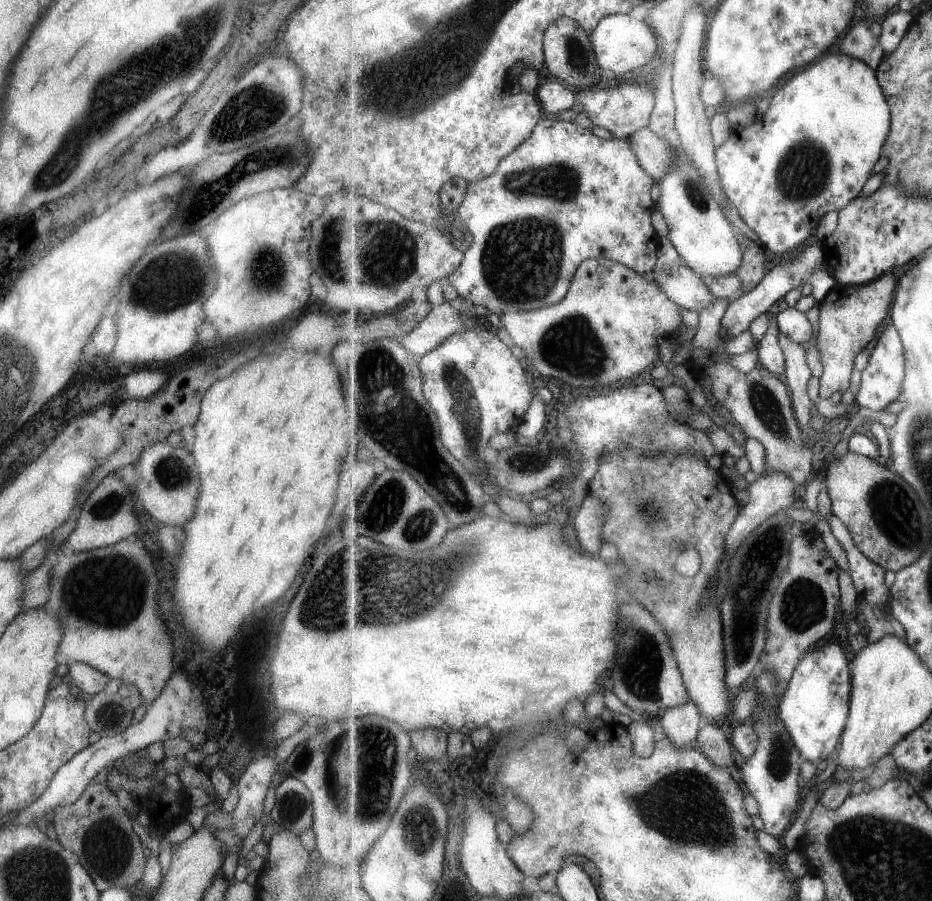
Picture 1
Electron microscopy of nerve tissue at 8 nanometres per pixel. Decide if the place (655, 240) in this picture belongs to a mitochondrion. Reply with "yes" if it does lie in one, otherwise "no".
no

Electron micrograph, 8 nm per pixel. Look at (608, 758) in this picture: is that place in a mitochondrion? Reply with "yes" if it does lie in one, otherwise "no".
no

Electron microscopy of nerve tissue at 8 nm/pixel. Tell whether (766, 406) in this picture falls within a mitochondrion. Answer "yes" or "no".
yes

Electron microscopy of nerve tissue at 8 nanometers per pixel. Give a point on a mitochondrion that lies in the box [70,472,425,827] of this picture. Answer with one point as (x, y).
(109, 714)

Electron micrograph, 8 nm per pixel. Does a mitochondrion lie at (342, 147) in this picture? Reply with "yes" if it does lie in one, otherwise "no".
no

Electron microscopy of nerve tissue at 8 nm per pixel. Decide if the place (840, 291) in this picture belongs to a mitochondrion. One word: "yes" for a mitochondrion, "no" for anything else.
no

